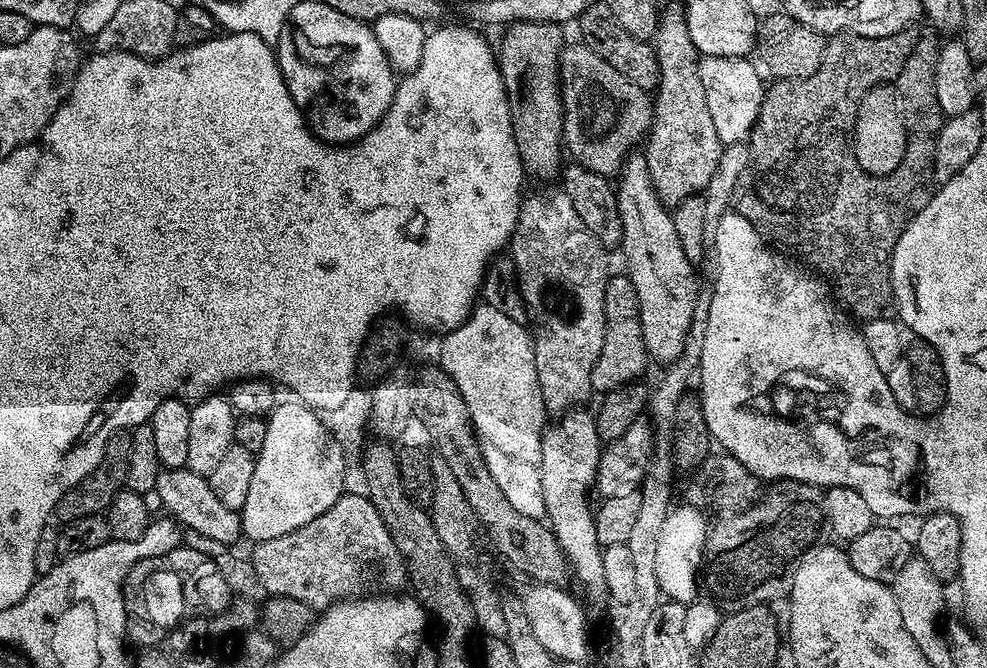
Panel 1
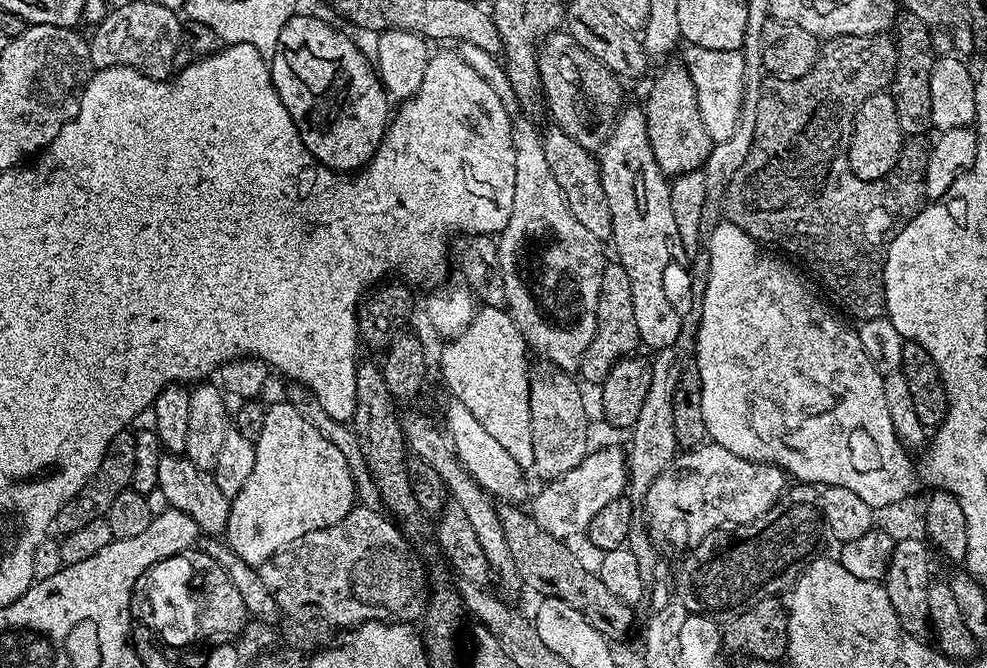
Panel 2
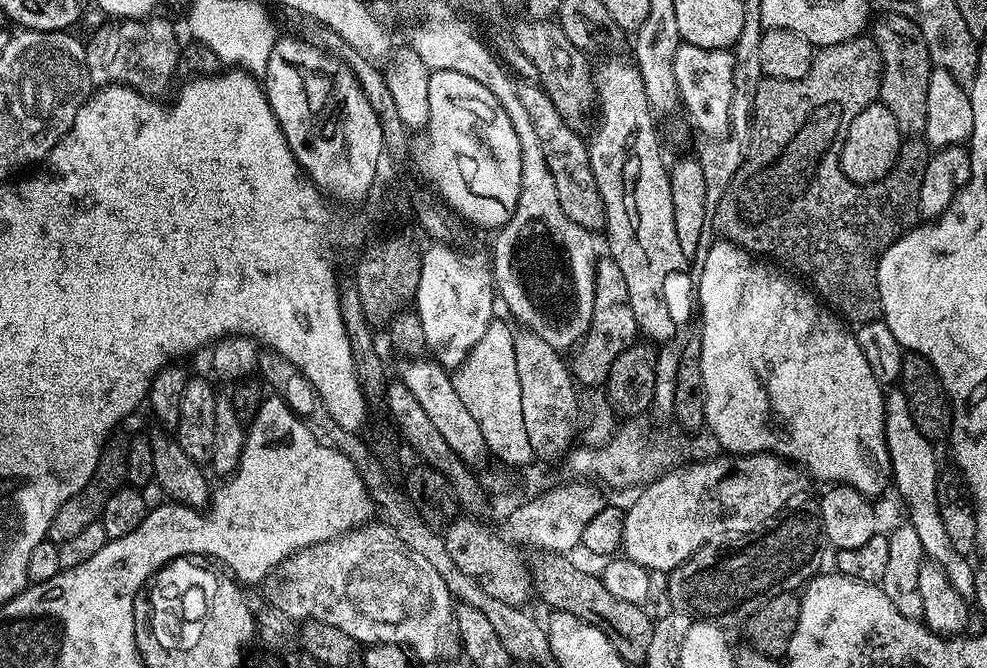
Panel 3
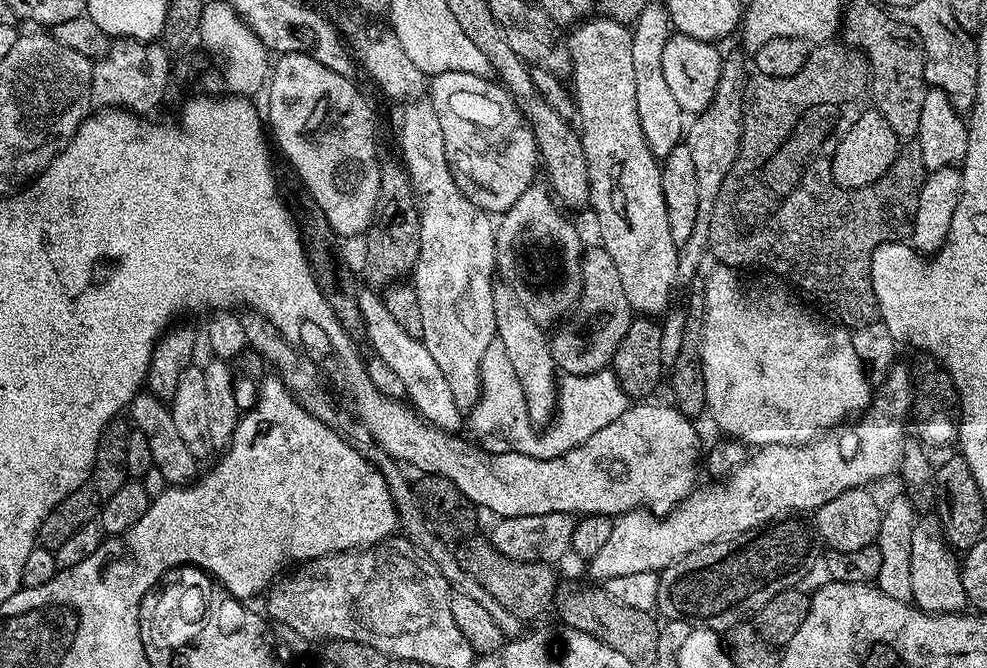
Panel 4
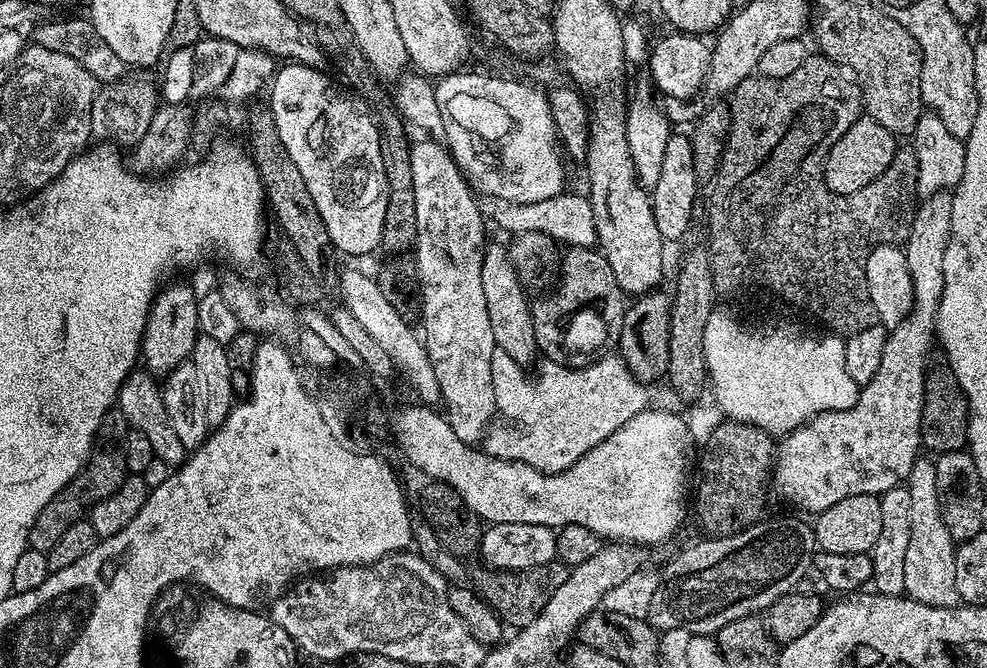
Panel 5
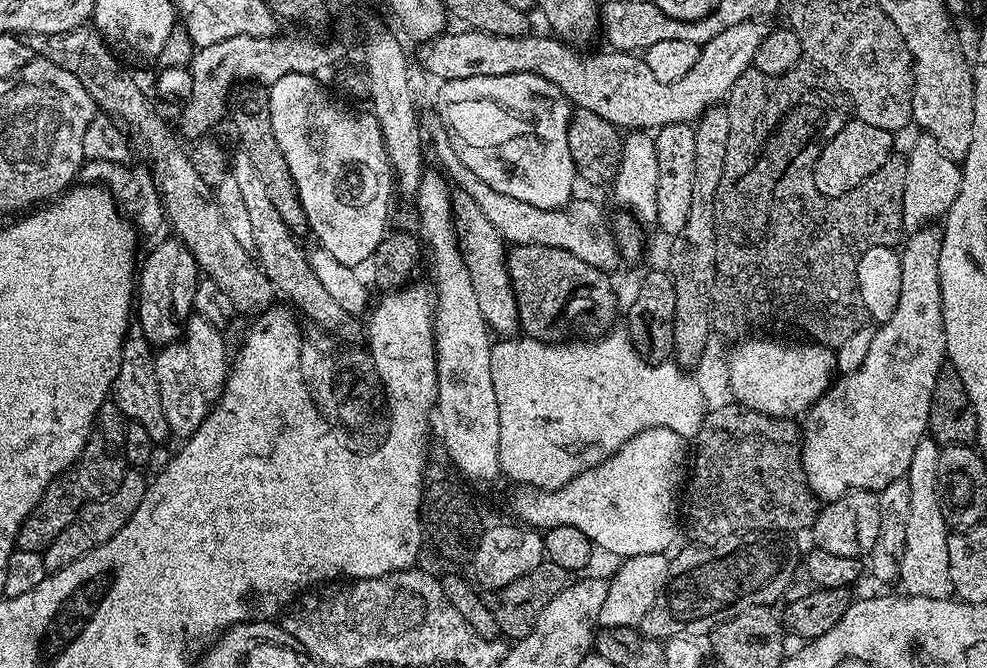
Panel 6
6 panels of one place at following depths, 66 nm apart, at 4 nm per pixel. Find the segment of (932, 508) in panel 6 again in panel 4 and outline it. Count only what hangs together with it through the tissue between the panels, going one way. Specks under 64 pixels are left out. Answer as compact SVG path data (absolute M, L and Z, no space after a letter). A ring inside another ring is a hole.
M917 519L910 549L911 603L934 616L955 616L969 607L966 586L962 586L957 555L942 535L941 527L932 520Z

